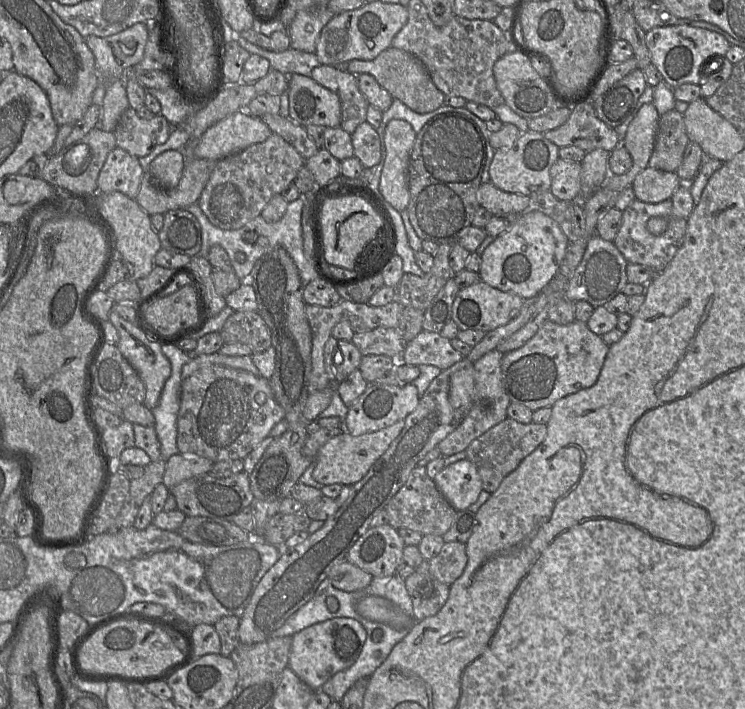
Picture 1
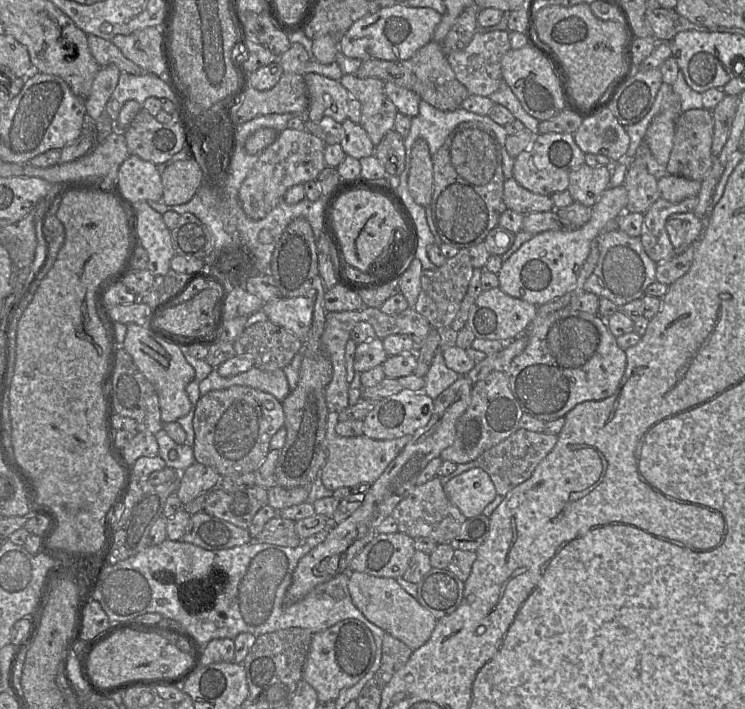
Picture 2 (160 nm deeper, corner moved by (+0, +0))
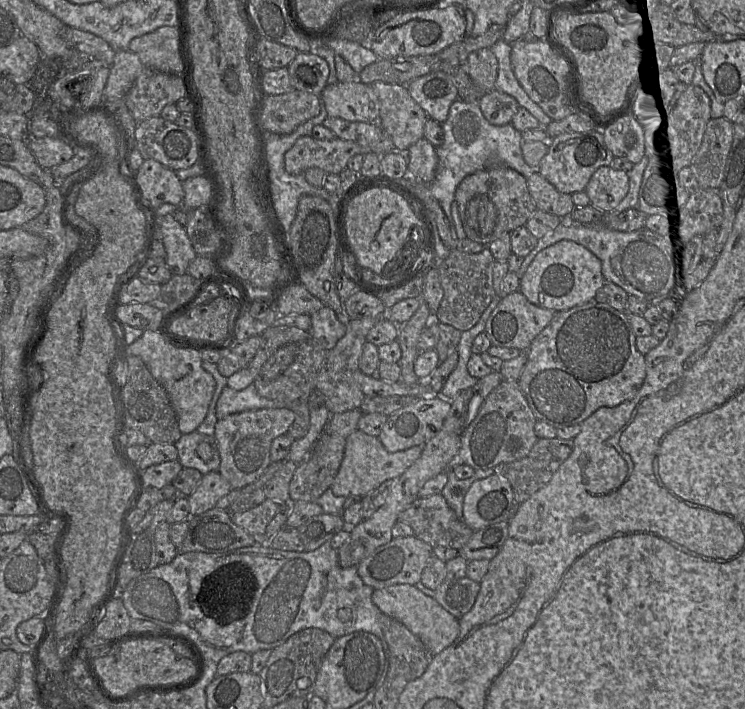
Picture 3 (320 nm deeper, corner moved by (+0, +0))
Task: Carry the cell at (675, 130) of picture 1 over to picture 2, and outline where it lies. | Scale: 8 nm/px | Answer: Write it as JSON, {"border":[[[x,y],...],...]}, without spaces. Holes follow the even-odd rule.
{"border":[[[702,108],[682,112],[675,119],[673,148],[666,164],[667,171],[672,175],[701,182],[713,164],[713,131],[714,118],[710,110]]]}

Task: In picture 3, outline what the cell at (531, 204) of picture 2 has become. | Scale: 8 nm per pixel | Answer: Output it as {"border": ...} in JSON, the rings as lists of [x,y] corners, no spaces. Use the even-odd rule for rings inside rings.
{"border":[[[537,171],[527,178],[527,185],[537,210],[559,217],[570,217],[576,208],[570,194],[558,191]]]}

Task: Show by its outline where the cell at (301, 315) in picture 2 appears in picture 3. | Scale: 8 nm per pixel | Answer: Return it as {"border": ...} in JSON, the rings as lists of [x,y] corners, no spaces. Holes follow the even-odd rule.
{"border":[[[326,305],[311,314],[310,318],[309,332],[318,346],[324,350],[334,348],[346,333],[347,324],[342,322],[336,313]]]}

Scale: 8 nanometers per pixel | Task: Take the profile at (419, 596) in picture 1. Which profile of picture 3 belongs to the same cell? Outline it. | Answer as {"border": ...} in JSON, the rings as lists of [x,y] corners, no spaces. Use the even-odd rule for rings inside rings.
{"border":[[[468,577],[444,580],[439,587],[434,590],[434,599],[447,612],[456,619],[460,619],[469,612],[477,598],[480,584]]]}

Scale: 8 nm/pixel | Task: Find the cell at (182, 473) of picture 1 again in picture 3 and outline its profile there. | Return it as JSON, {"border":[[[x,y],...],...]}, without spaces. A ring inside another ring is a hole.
{"border":[[[218,472],[203,475],[195,492],[187,497],[191,516],[198,516],[215,508],[217,502],[231,490],[229,482]]]}

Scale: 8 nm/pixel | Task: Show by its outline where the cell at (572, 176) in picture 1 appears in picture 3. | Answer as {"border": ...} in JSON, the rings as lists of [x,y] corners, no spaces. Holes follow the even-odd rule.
{"border":[[[609,166],[597,169],[584,190],[590,198],[590,205],[604,213],[613,212],[628,191],[628,173]]]}

